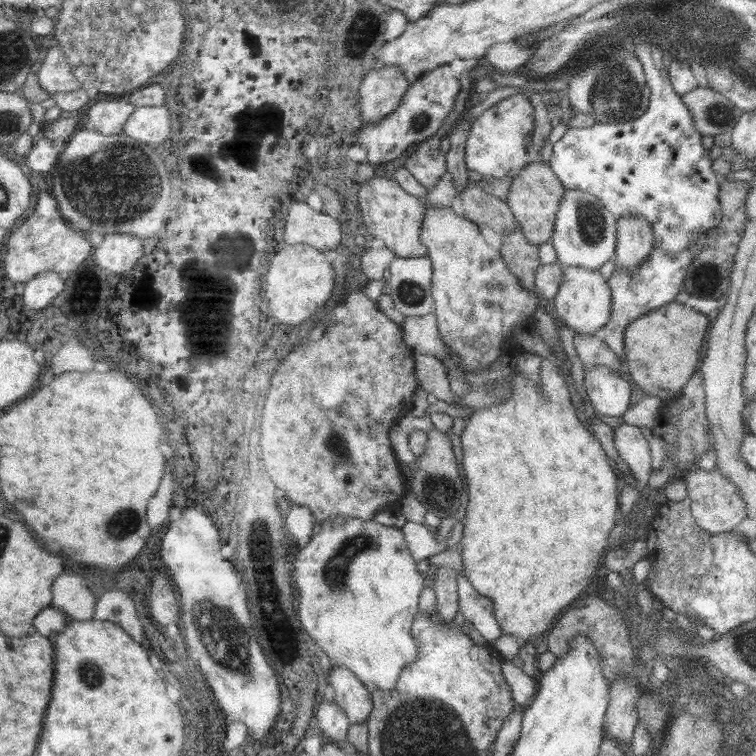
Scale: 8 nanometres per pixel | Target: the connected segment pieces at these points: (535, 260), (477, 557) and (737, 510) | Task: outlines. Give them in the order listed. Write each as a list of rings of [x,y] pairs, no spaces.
[[[520,228],[501,238],[500,253],[509,271],[519,280],[526,290],[535,288],[535,272],[541,265],[538,257],[539,246],[532,245]]]
[[[543,359],[537,383],[514,372],[511,374],[511,391],[503,401],[484,408],[469,409],[468,420],[461,435],[462,454],[464,455],[462,462],[469,483],[469,503],[464,517],[463,537],[458,544],[464,566],[462,572],[480,595],[487,596],[492,601],[495,619],[503,634],[514,636],[520,646],[524,643],[534,643],[544,632],[548,632],[558,616],[569,608],[576,598],[583,595],[598,572],[596,568],[598,568],[598,562],[602,560],[600,554],[608,550],[606,546],[608,546],[609,532],[620,522],[618,475],[608,463],[609,457],[585,423],[577,406],[578,401],[573,398],[571,387],[566,384],[559,369],[554,367],[548,359]]]
[[[695,467],[685,474],[682,478],[686,482],[688,489],[688,498],[691,503],[692,518],[700,528],[707,530],[709,533],[730,533],[738,528],[745,526],[747,521],[746,504],[734,484],[726,480],[716,469],[706,471]]]

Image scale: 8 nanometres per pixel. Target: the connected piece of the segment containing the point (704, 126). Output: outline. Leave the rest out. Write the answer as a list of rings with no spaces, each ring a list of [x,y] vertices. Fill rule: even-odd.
[[[697,86],[685,92],[681,98],[692,115],[696,130],[702,135],[715,137],[730,132],[743,114],[726,96],[710,87]]]

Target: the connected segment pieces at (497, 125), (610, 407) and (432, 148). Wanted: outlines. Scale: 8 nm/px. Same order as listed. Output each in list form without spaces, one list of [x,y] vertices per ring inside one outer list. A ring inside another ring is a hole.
[[[518,93],[495,103],[474,120],[466,139],[465,163],[467,168],[476,170],[484,176],[514,178],[530,163],[528,147],[524,145],[524,137],[534,130],[535,111],[528,94]]]
[[[607,366],[584,369],[584,388],[592,408],[599,415],[622,417],[629,409],[630,383]]]
[[[430,141],[417,144],[416,151],[408,157],[403,166],[428,190],[434,188],[447,171],[445,154],[436,143]]]

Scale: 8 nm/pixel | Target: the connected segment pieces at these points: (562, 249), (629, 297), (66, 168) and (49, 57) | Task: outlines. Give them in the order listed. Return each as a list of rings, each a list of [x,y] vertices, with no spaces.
[[[565,190],[556,213],[555,229],[550,242],[562,267],[582,267],[598,271],[616,251],[618,218],[594,195],[587,192]]]
[[[708,236],[696,242],[690,250],[676,254],[668,254],[662,250],[652,250],[652,253],[641,264],[641,267],[635,268],[633,271],[615,267],[610,278],[607,279],[608,286],[611,290],[611,313],[610,320],[606,322],[605,326],[595,332],[596,336],[600,337],[611,351],[617,354],[621,361],[625,360],[624,352],[624,329],[638,317],[648,314],[650,311],[656,310],[665,304],[674,301],[678,296],[678,288],[683,286],[687,269],[692,264],[697,253],[702,251],[705,246]]]
[[[86,128],[76,131],[60,148],[52,170],[52,196],[58,200],[64,220],[73,228],[100,234],[136,234],[138,238],[148,238],[162,228],[162,216],[166,214],[166,188],[170,188],[170,178],[154,148],[132,140],[127,134],[103,135]]]
[[[58,45],[46,47],[46,57],[38,70],[40,86],[50,94],[55,92],[72,92],[81,88],[74,76],[65,54]]]

